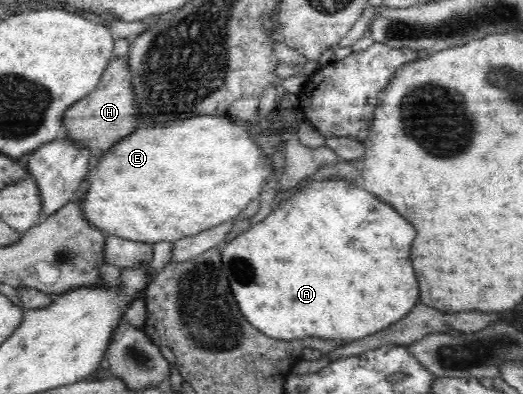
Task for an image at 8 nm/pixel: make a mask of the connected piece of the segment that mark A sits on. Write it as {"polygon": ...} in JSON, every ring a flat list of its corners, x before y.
{"polygon":[[328,177,319,182,309,182,299,186,299,192,291,198,282,202,282,206,275,209,273,214,268,216,247,230,243,230,235,239,229,243,224,243,221,250,223,263,222,276,229,282,229,288,232,289,235,300,240,311,245,315,251,326,259,329,263,334,276,338,277,340,301,340,303,338,324,338,331,342,347,342,361,340,369,334,381,332,389,328,395,322,409,314,413,307,419,302,419,284,415,278,415,270,411,266,411,244,415,240,415,228,401,218,389,204,385,204,374,194,365,190,360,181,349,182,342,177]]}

